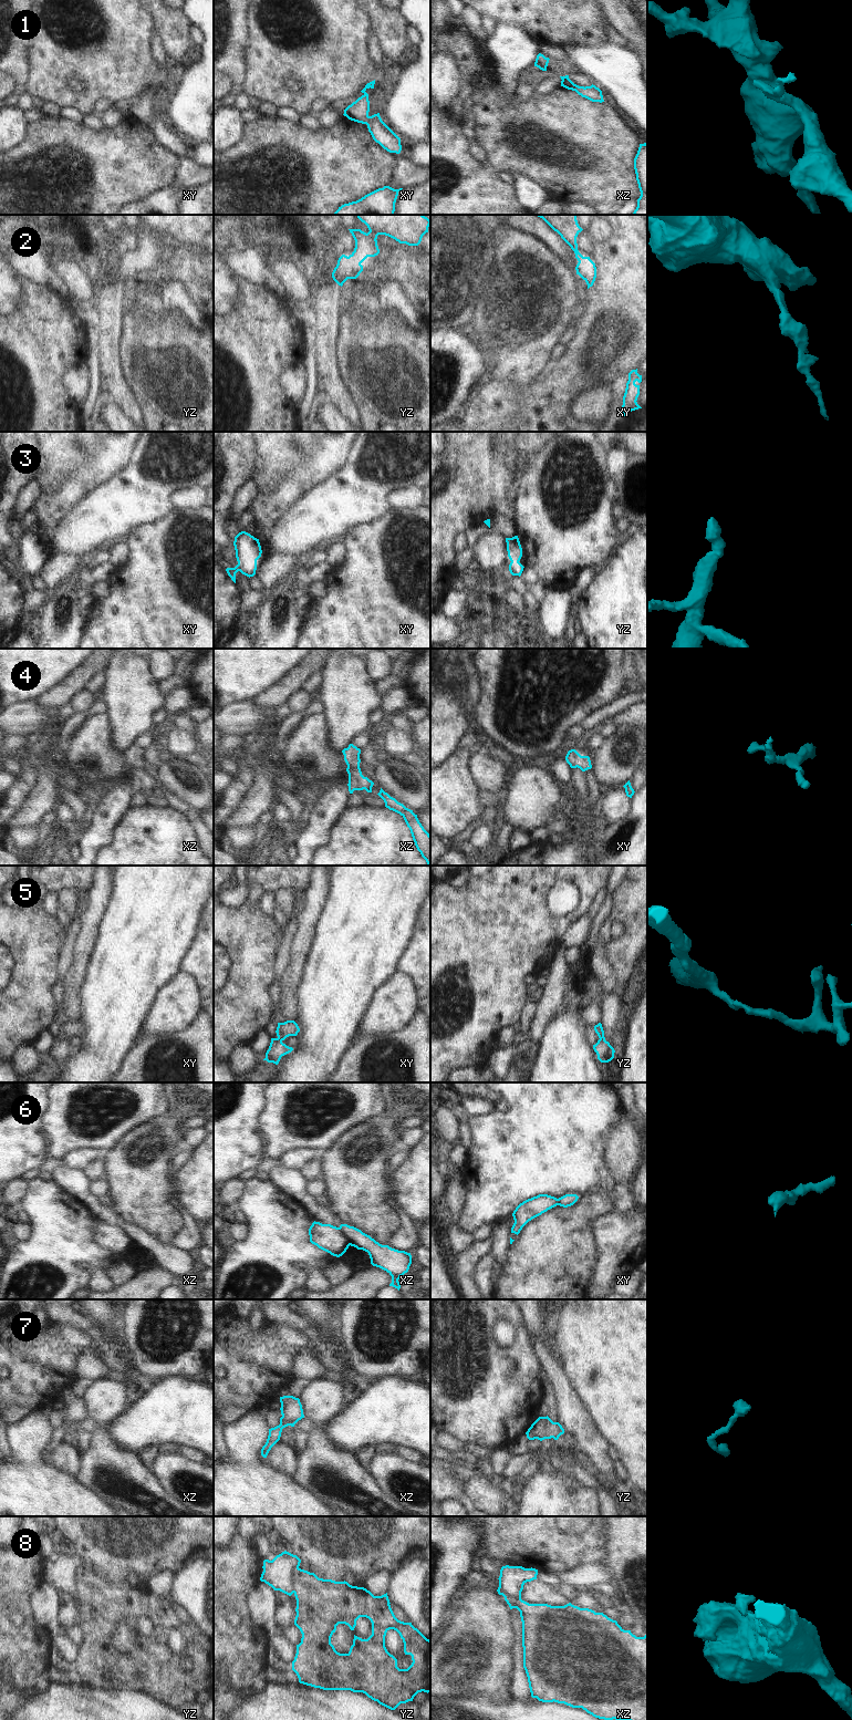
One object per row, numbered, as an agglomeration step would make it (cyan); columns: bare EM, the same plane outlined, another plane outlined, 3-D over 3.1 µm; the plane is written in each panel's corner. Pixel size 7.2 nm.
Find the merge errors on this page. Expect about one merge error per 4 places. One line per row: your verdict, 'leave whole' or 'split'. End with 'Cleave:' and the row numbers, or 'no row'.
1: leave whole
2: leave whole
3: leave whole
4: leave whole
5: leave whole
6: split
7: leave whole
8: split
Cleave: 6, 8

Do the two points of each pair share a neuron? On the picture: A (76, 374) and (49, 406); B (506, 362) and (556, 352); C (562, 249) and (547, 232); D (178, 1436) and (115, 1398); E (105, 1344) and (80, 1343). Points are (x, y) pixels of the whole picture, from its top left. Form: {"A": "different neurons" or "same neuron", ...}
{"A": "different neurons", "B": "different neurons", "C": "same neuron", "D": "different neurons", "E": "same neuron"}

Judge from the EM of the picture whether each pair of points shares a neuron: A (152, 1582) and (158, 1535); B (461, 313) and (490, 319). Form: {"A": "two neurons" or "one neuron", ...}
{"A": "two neurons", "B": "two neurons"}

